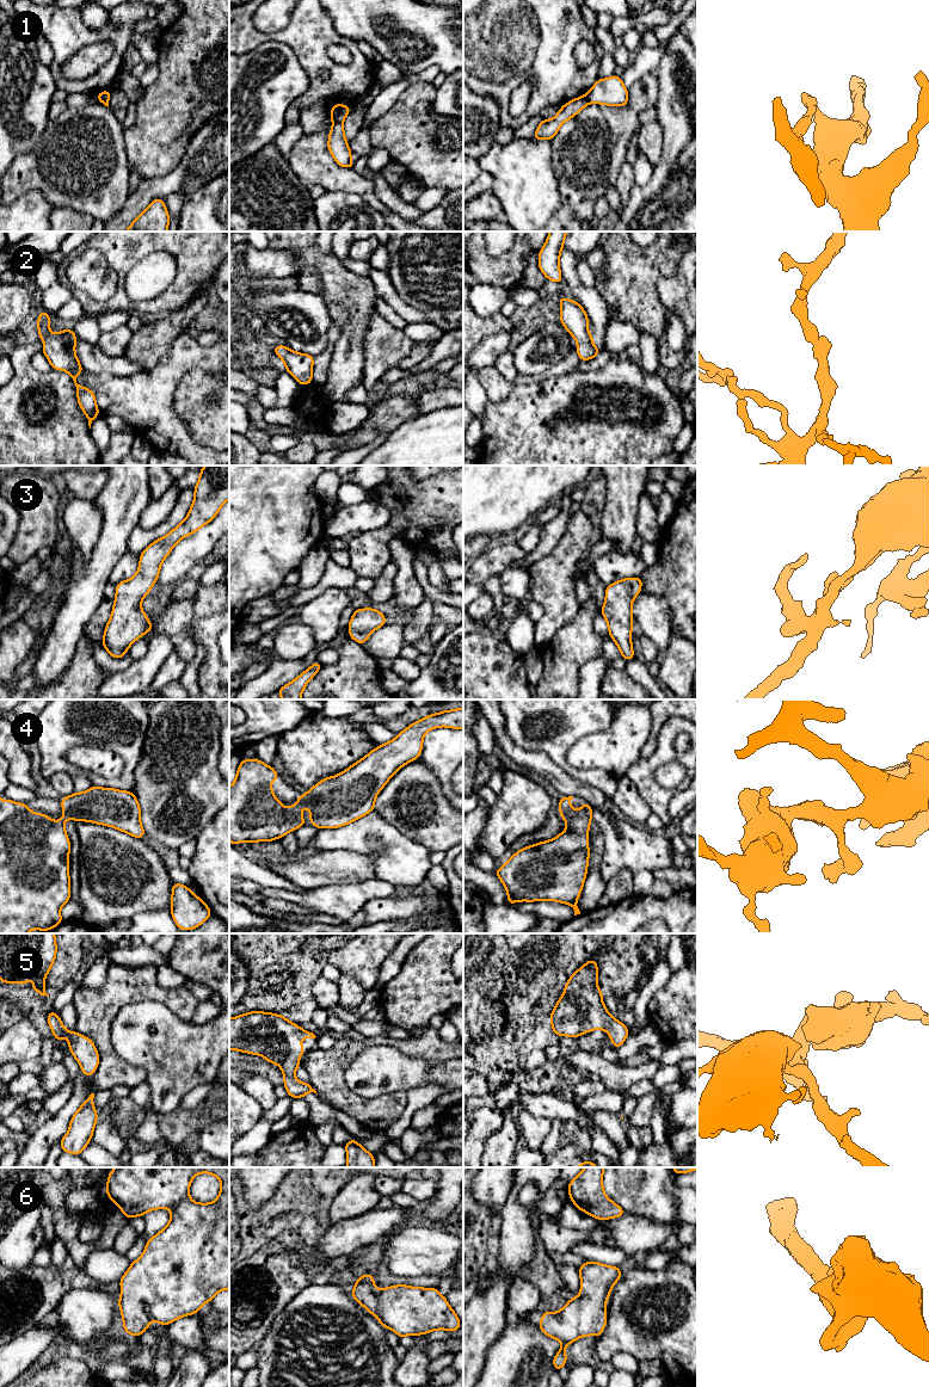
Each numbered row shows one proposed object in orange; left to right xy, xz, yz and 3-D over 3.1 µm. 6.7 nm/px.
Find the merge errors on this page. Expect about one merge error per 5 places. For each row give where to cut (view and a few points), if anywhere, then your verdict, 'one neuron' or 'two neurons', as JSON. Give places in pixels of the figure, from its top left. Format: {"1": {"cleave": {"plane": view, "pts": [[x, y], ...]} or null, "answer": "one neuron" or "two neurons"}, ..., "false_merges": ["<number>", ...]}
{"1": {"cleave": {"plane": "xz", "pts": [[333, 121], [342, 122]]}, "answer": "two neurons"}, "2": {"cleave": null, "answer": "one neuron"}, "3": {"cleave": null, "answer": "one neuron"}, "4": {"cleave": null, "answer": "one neuron"}, "5": {"cleave": null, "answer": "one neuron"}, "6": {"cleave": null, "answer": "one neuron"}, "false_merges": ["1"]}

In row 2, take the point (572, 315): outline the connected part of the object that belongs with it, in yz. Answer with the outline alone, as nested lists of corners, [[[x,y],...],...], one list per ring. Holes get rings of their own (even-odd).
[[[564,296],[559,298],[560,303],[560,322],[566,331],[578,341],[576,351],[580,360],[590,360],[602,350],[592,343],[592,334],[587,328],[587,314],[580,304],[574,300],[566,300]]]

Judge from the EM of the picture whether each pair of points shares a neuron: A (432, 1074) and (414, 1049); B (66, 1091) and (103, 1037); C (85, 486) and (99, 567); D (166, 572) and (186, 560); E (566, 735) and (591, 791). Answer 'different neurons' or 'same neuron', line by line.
A: different neurons
B: different neurons
C: different neurons
D: same neuron
E: different neurons

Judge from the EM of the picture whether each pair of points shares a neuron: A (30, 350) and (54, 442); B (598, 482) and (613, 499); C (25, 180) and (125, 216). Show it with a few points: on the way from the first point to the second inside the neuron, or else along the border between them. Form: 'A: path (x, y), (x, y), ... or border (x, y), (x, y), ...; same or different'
A: path (23, 376), (17, 411), (28, 427); same
B: border (604, 478), (604, 509), (601, 513); different
C: border (131, 191), (122, 209), (110, 219); different

